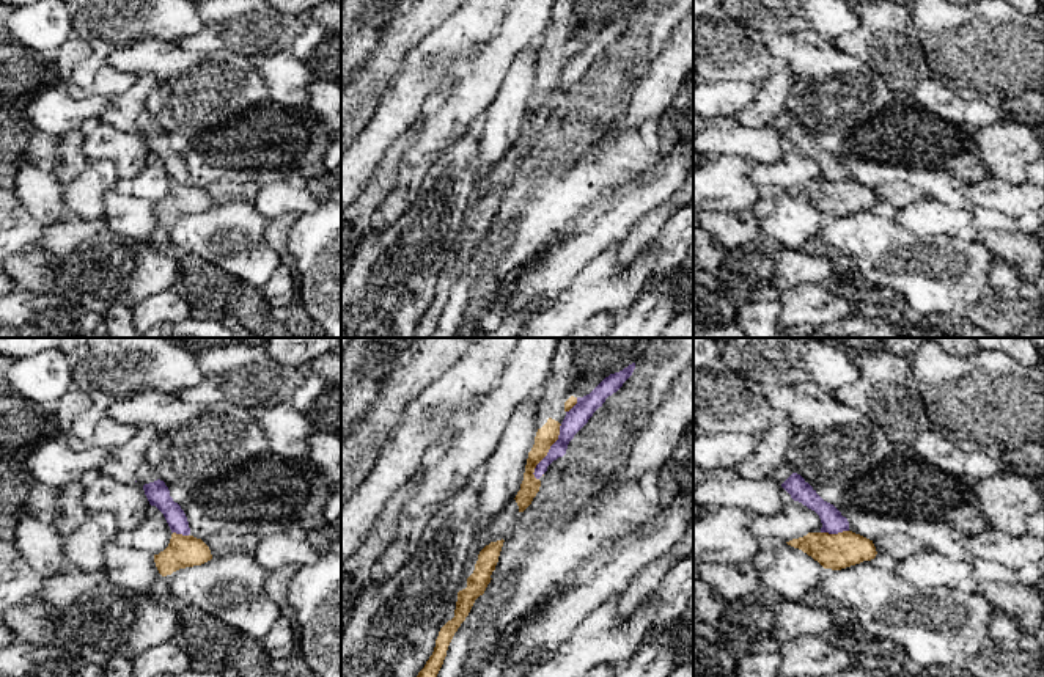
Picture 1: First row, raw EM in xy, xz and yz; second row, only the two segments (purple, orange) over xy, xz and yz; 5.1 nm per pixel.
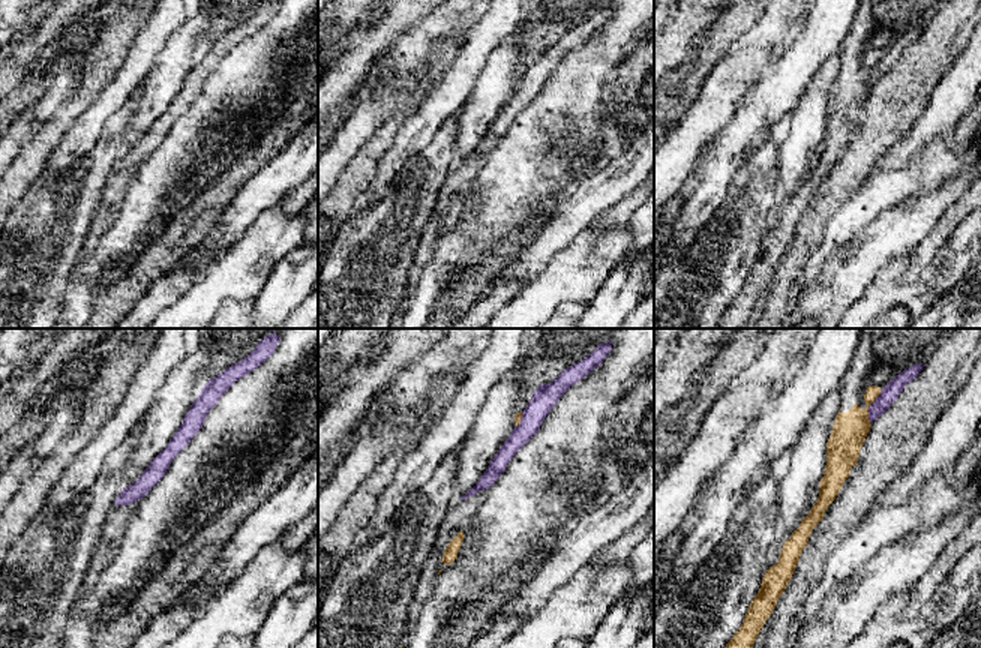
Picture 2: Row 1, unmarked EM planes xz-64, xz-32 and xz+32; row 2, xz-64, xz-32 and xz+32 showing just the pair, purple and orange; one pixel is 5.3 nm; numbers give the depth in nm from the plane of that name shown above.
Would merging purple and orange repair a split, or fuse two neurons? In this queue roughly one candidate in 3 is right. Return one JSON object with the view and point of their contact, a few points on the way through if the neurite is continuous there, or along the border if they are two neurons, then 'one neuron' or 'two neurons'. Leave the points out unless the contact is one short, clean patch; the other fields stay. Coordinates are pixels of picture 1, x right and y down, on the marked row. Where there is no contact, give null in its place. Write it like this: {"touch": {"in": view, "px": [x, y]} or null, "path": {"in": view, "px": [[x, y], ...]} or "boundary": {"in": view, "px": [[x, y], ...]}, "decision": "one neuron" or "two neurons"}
{"touch": {"in": "xz", "px": [547, 453]}, "boundary": {"in": "xz", "px": [[562, 424], [558, 439], [535, 468], [533, 476], [536, 479]]}, "decision": "two neurons"}

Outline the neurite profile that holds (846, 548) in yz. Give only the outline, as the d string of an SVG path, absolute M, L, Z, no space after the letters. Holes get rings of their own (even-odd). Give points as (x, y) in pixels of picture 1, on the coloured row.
M852 531L838 534L808 532L807 536L792 539L786 543L802 550L824 569L832 570L841 570L863 561L871 561L877 554L873 540Z

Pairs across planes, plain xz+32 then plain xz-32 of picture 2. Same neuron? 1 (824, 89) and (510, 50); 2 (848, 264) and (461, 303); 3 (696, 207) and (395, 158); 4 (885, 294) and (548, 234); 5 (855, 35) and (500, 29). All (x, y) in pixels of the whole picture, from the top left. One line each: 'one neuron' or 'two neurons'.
1: one neuron
2: two neurons
3: one neuron
4: two neurons
5: two neurons

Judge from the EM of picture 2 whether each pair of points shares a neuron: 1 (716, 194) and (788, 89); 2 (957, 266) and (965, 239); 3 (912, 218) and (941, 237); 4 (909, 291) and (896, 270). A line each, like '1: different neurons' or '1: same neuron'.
1: same neuron
2: same neuron
3: different neurons
4: same neuron

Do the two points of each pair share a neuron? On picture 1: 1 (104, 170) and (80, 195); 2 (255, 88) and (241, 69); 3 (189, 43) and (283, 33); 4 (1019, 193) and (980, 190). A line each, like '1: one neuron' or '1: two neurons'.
1: one neuron
2: one neuron
3: one neuron
4: one neuron

